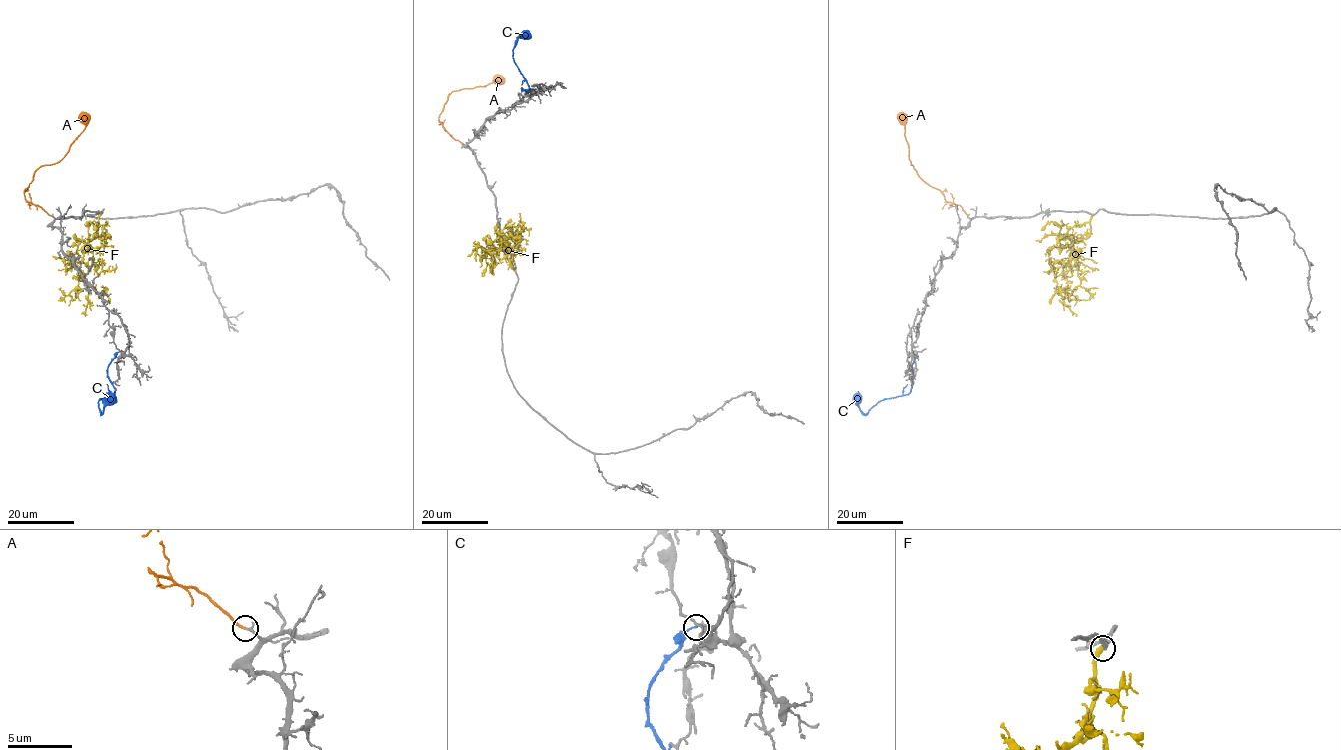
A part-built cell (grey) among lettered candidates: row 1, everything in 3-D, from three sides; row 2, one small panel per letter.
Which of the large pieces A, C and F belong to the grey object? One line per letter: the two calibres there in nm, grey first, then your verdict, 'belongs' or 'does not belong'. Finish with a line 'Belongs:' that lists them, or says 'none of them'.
A: calibres 200 and 180 nm; belongs
C: calibres 200 and 140 nm; does not belong
F: calibres 260 and 420 nm; does not belong
Belongs: A

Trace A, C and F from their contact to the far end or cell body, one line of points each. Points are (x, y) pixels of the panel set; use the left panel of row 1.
A: (51, 215), (28, 202), (24, 191), (39, 168), (57, 163), (68, 151), (86, 125), (83, 112)
C: (119, 352), (107, 371), (114, 392), (98, 401), (102, 413), (105, 401), (113, 392)
F: (100, 214), (98, 234), (82, 249), (93, 254), (91, 269), (83, 277), (88, 285), (108, 297), (109, 304)

